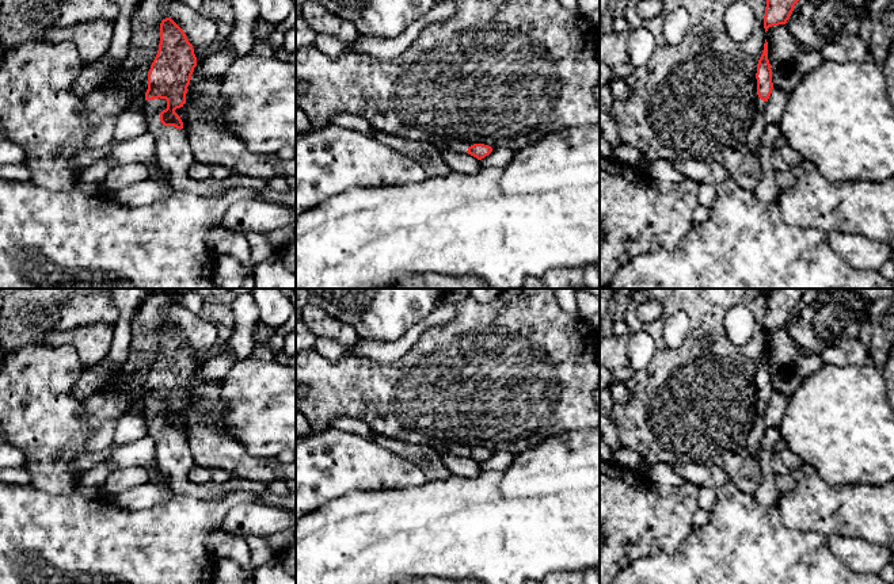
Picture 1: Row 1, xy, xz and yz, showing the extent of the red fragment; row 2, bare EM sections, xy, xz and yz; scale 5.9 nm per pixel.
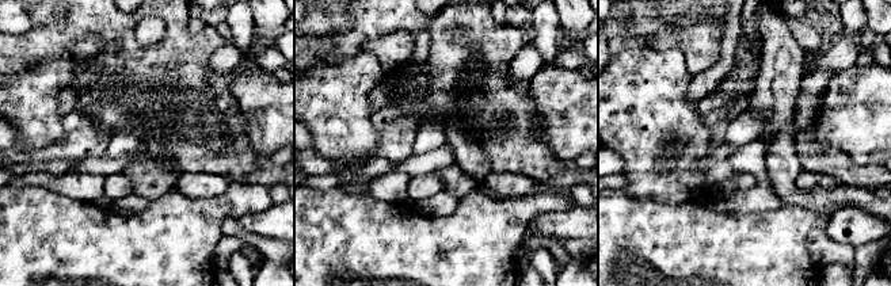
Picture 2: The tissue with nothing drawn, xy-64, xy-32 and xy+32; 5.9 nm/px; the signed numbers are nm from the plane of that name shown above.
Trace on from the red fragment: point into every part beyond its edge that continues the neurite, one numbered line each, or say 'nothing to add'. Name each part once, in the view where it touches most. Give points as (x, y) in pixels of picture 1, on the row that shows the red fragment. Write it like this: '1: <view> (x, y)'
1: xy (174, 155)

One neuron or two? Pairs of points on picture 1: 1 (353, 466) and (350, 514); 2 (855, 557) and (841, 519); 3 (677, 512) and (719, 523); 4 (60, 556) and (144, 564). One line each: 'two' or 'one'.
1: two
2: two
3: two
4: one

